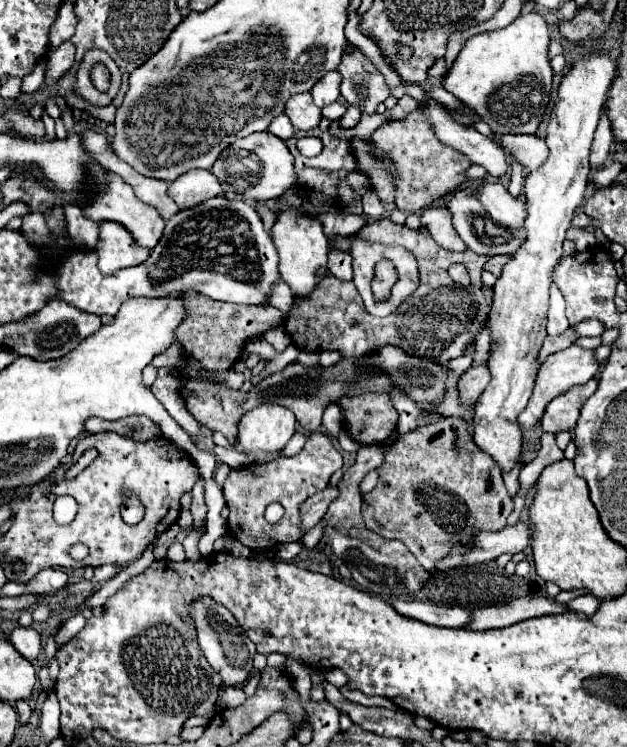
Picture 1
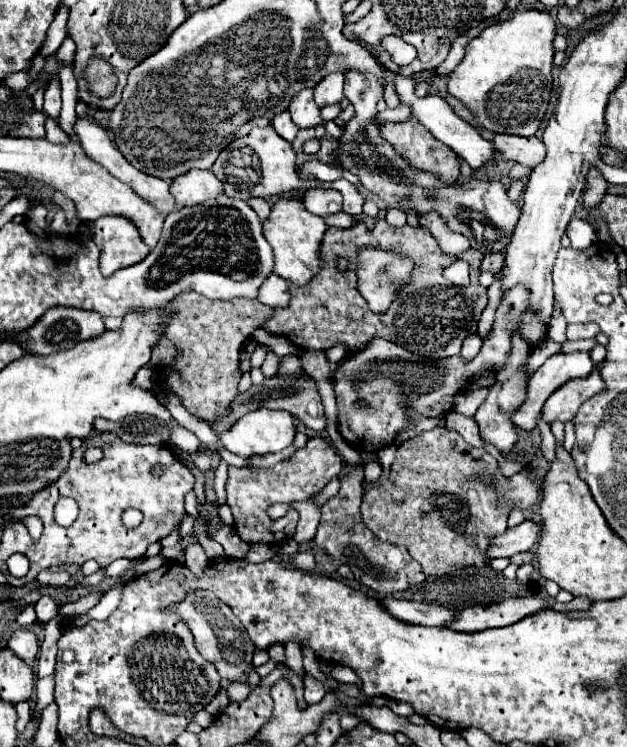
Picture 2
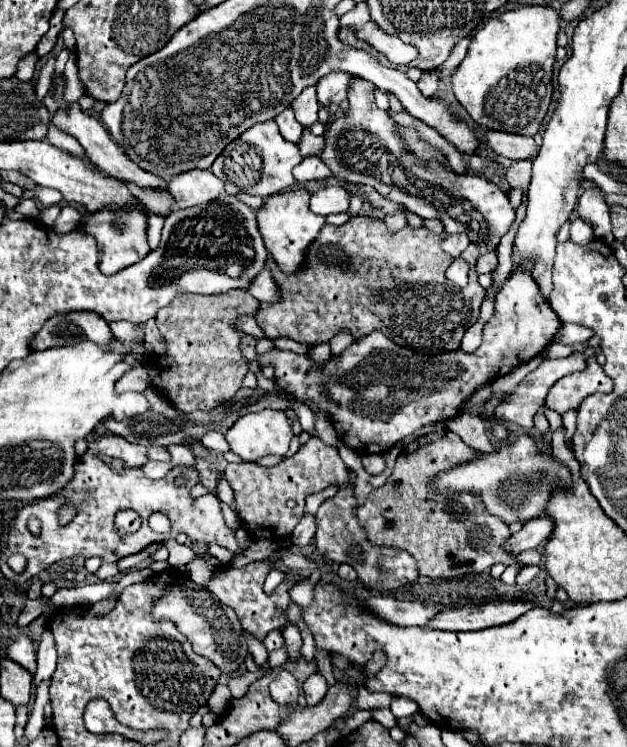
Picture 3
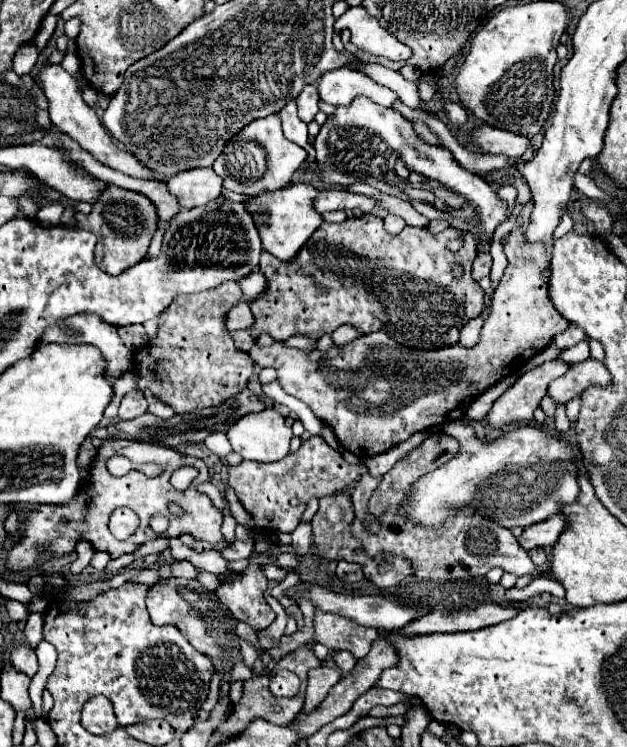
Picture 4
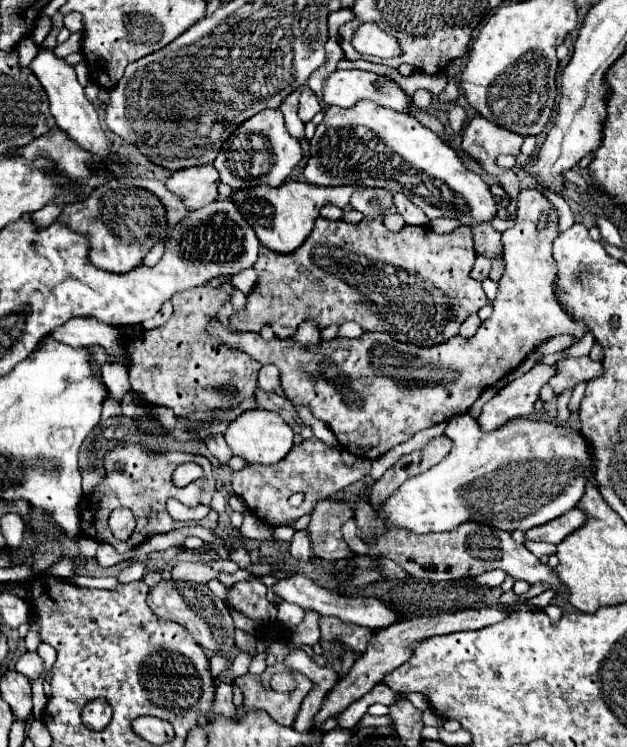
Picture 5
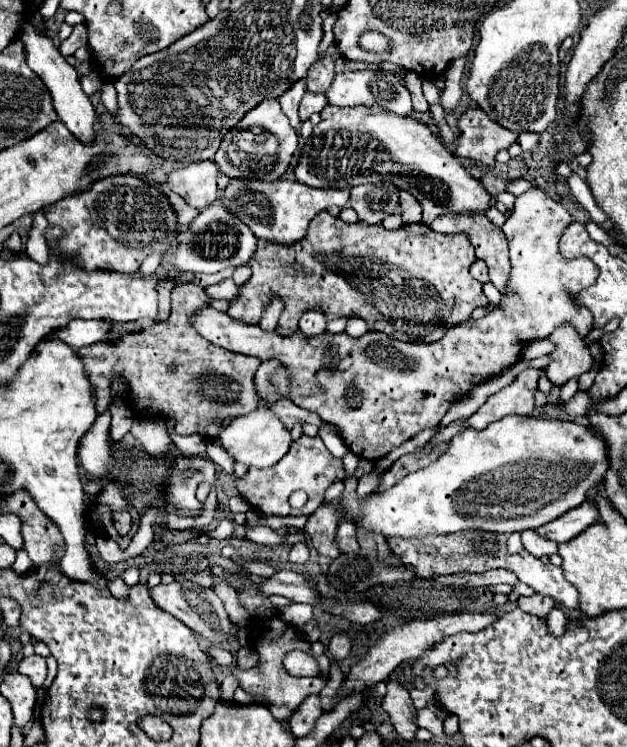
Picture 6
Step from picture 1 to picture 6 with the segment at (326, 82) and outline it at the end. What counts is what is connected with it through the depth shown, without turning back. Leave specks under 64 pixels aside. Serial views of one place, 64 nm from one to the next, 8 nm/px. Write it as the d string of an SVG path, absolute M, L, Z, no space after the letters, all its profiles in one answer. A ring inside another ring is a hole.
M356 70L356 72L342 72L336 74L330 88L326 90L328 104L334 106L360 106L360 104L380 104L382 108L396 112L396 114L410 114L412 112L412 100L408 90L394 78L392 72L382 70Z

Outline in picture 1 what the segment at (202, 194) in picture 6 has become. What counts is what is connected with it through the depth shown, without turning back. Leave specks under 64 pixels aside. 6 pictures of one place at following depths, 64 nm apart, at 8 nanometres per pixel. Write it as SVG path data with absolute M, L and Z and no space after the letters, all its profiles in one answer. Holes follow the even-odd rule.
M190 170L176 182L170 182L168 194L180 208L194 208L208 198L220 196L222 186L210 170Z

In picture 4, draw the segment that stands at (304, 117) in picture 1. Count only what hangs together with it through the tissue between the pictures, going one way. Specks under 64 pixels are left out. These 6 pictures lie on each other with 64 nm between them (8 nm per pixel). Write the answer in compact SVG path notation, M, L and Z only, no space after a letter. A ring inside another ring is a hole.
M304 86L302 94L296 98L298 116L300 116L302 122L308 124L308 122L314 120L316 112L320 110L320 108L318 108L318 102L320 102L320 98L318 98L318 90L316 90L316 86Z

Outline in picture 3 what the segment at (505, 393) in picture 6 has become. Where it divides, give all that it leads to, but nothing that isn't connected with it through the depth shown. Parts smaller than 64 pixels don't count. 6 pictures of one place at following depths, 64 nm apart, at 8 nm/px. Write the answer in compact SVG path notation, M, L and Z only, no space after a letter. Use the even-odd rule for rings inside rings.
M578 352L578 354L572 354L572 356L566 356L566 358L546 358L534 372L530 372L530 374L516 386L516 390L514 390L512 394L508 394L506 400L496 408L496 418L498 418L500 422L518 424L518 426L524 428L524 430L532 430L532 428L534 428L532 418L534 418L534 414L544 406L544 400L546 400L548 390L550 390L560 378L584 370L584 368L586 368L586 362L588 362L588 358L586 358L584 354L580 354L580 352Z

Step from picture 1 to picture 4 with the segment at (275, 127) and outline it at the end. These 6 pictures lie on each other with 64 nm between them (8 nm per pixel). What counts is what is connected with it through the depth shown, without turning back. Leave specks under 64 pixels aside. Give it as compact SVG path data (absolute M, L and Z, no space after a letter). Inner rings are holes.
M288 102L282 112L278 114L280 120L282 120L282 130L284 130L284 136L292 142L296 142L298 146L306 148L308 146L308 130L306 130L306 124L298 118L296 114L296 102Z

